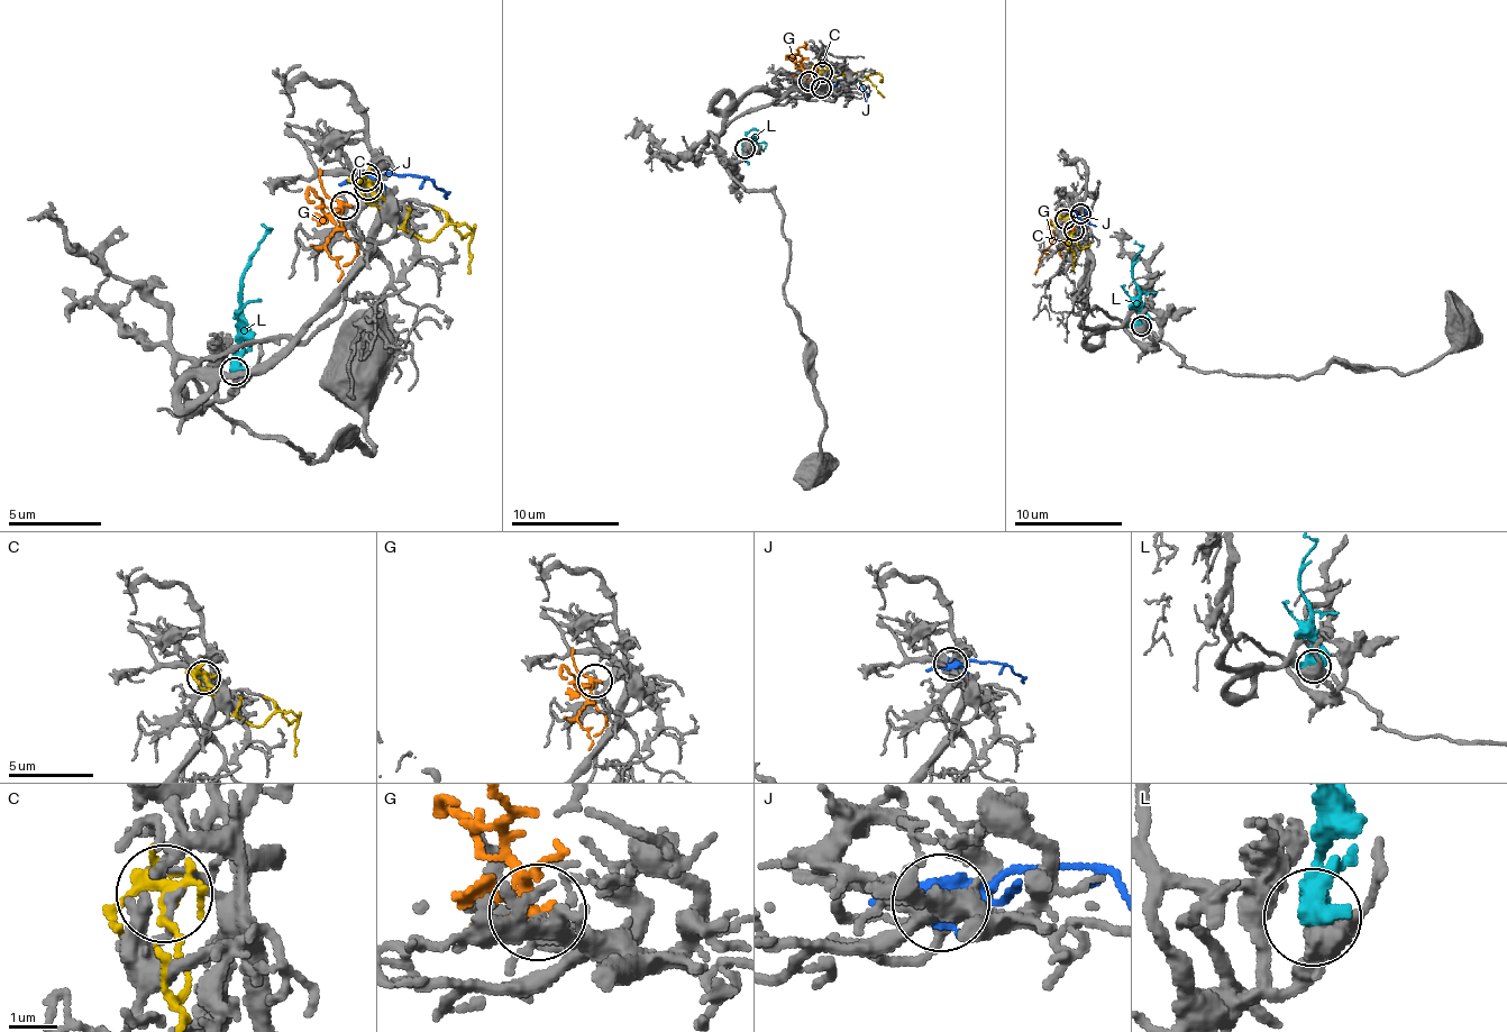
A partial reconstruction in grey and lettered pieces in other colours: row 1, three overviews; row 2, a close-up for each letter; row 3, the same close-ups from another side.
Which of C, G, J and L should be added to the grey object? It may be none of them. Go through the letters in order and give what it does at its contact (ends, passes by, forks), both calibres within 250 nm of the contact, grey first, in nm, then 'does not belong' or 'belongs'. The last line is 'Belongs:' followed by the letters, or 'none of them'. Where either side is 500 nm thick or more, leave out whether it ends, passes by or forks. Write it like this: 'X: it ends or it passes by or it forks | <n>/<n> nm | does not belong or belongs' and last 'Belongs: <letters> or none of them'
C: it forks | 220/200 nm | does not belong
G: it forks | 160/200 nm | belongs
J: it forks | 360/320 nm | does not belong
L: 600/550 nm | does not belong
Belongs: G

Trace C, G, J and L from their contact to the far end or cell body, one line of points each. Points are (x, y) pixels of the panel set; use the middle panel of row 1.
C: (821, 72), (832, 78), (878, 74), (880, 80)
G: (807, 80), (796, 51), (807, 45), (805, 42)
J: (821, 88), (838, 80), (856, 80), (867, 93), (867, 104)
L: (746, 147), (748, 139), (765, 147), (759, 142)

